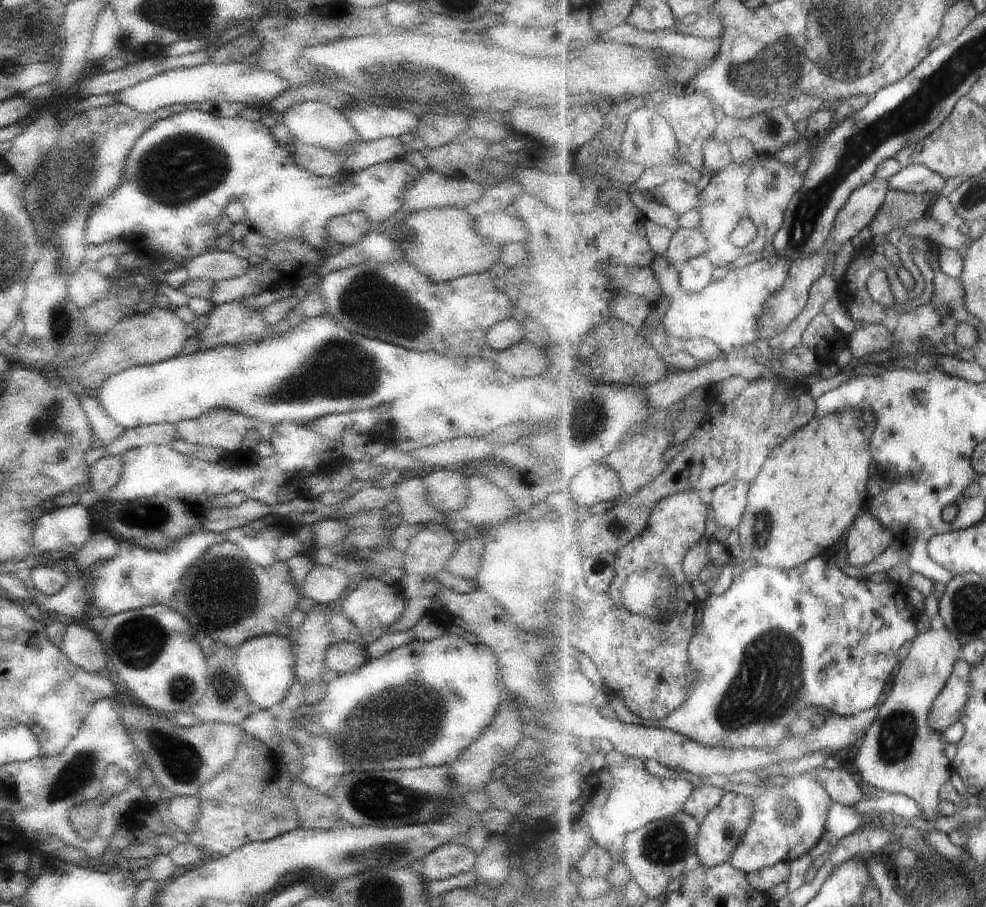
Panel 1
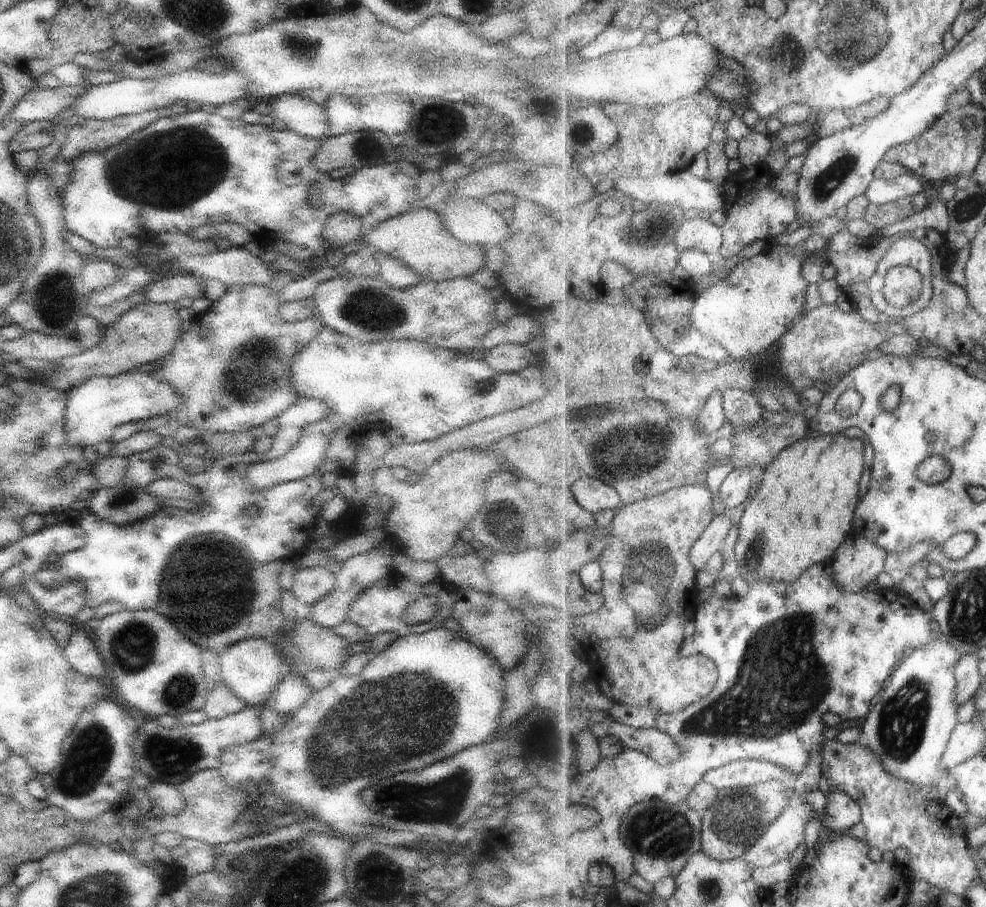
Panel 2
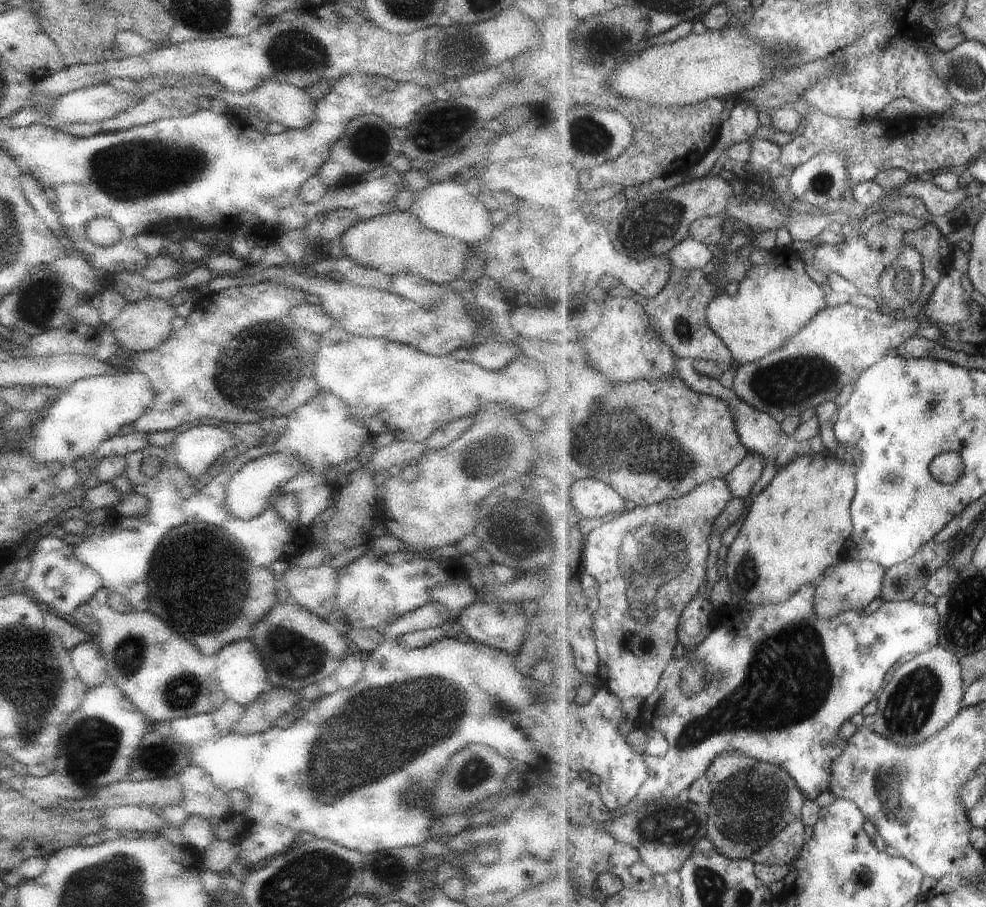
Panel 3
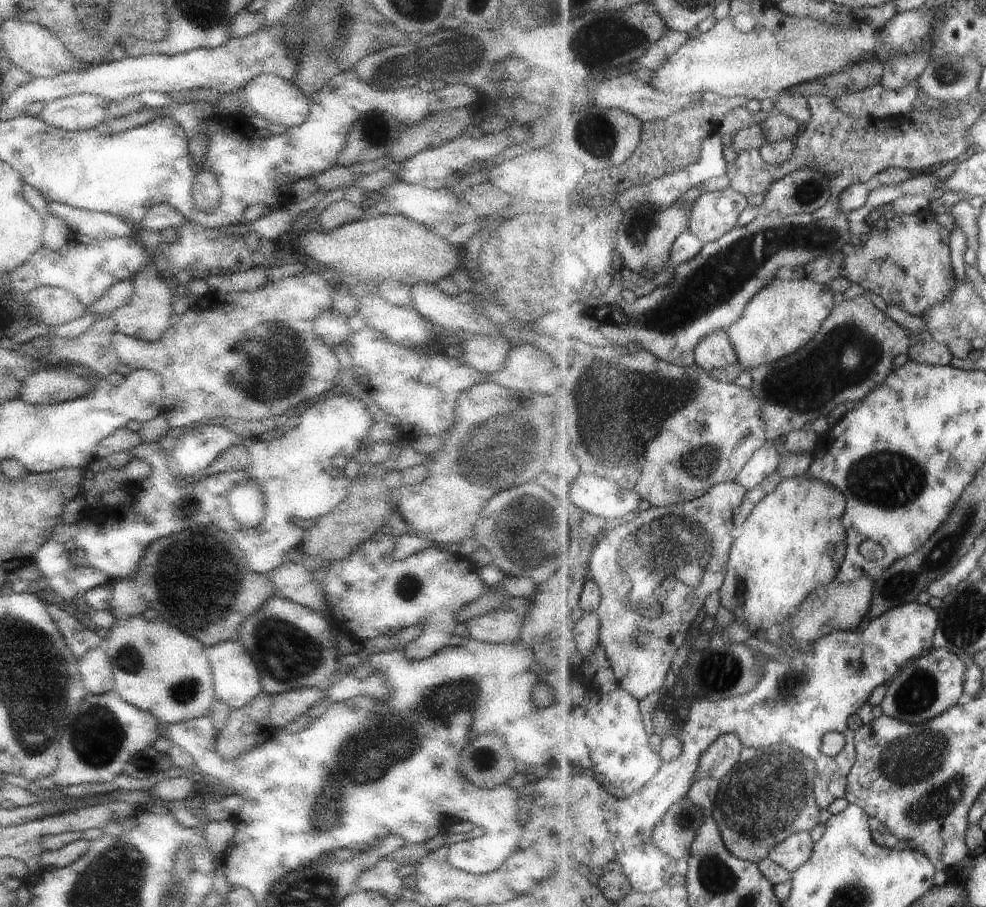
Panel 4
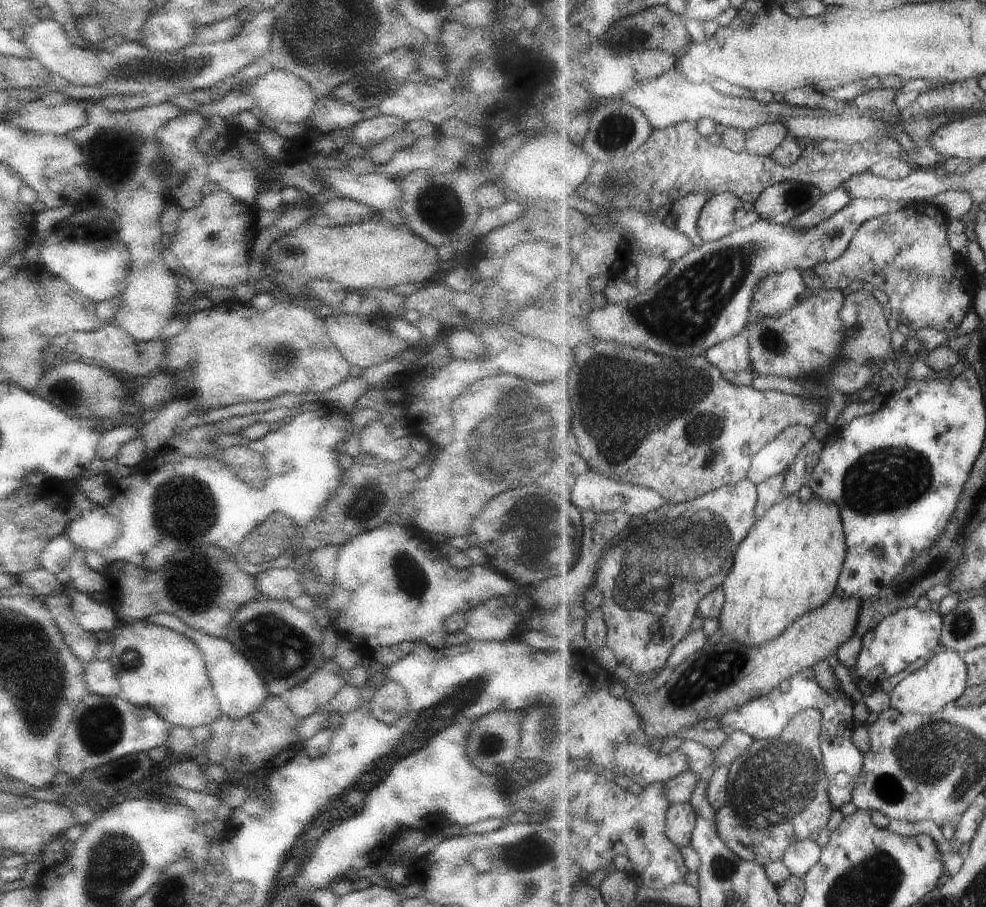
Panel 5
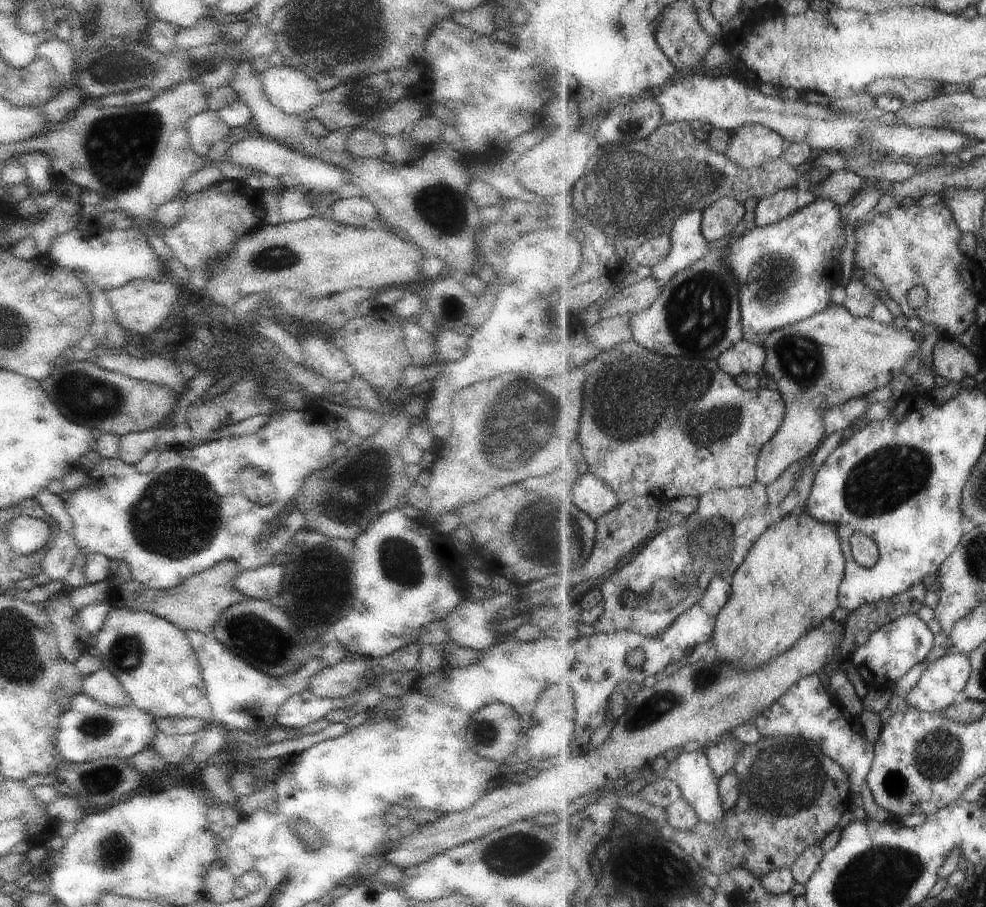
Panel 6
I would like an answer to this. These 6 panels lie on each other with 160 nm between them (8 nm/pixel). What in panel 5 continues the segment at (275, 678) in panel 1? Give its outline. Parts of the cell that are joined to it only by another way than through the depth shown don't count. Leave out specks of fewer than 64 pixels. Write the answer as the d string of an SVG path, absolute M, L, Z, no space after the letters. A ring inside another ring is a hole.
M167 612L149 614L144 618L141 618L141 622L151 622L151 624L157 624L176 631L177 633L187 636L201 652L203 661L205 662L205 669L207 670L207 676L211 682L217 705L221 714L225 714L231 720L239 720L241 716L247 716L247 714L253 714L255 710L265 701L265 698L269 695L265 682L259 678L256 671L249 665L249 662L243 657L241 652L237 652L231 642L225 638L215 638L205 633L199 632L193 628L186 626L181 620L178 620L175 616L167 614Z

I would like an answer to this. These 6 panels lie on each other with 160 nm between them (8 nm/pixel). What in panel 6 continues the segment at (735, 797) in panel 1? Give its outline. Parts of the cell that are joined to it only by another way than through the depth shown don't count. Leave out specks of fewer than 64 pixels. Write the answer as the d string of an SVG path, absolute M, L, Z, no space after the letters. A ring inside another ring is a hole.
M805 736L763 737L756 744L741 750L733 770L741 780L741 798L721 822L700 821L693 830L687 832L675 830L668 823L663 828L659 827L662 837L675 842L690 856L695 856L717 876L727 874L733 868L745 868L763 879L783 866L791 868L805 850L820 845L839 826L845 810L851 809L852 790L845 770L827 758L817 742L807 740Z

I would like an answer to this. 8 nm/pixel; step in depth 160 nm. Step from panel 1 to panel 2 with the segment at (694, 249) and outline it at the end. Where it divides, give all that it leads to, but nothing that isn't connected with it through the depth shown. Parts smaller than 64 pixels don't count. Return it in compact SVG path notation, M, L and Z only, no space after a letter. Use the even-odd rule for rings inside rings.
M701 214L688 216L674 234L674 243L681 252L695 249L713 256L718 254L725 239L726 228L713 224L710 219Z

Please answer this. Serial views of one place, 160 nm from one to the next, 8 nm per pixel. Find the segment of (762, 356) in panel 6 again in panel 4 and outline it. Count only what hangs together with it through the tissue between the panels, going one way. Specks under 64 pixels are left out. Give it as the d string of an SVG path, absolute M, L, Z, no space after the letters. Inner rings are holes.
M725 329L712 332L702 338L694 352L695 364L708 372L713 368L725 368L731 364L738 364L736 347Z

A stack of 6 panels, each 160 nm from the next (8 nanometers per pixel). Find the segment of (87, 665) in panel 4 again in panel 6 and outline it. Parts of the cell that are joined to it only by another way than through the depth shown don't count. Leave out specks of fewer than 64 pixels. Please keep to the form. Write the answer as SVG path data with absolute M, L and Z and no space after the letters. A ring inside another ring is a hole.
M99 668L82 682L82 693L106 706L127 706L132 704L117 678L107 668Z

